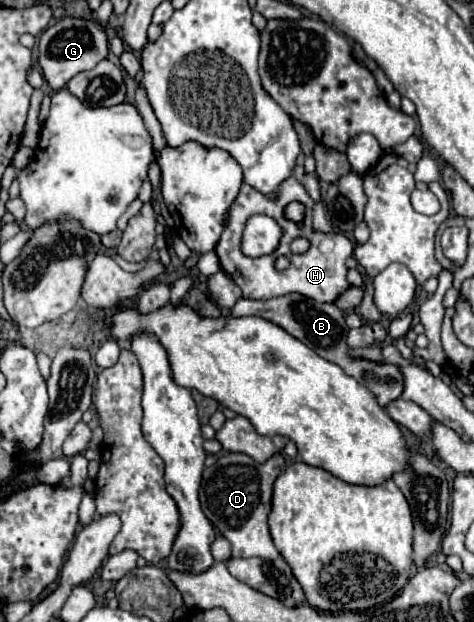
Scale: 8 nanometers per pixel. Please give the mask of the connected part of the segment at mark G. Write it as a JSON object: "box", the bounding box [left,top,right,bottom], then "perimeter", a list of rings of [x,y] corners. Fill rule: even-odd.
{"box":[38,18,108,92],"perimeter":[[[62,18],[54,26],[48,26],[38,42],[38,64],[42,68],[42,76],[48,86],[58,92],[66,86],[66,82],[86,70],[92,70],[98,62],[108,56],[108,38],[106,32],[90,22],[90,20],[76,20],[76,18]]]}

